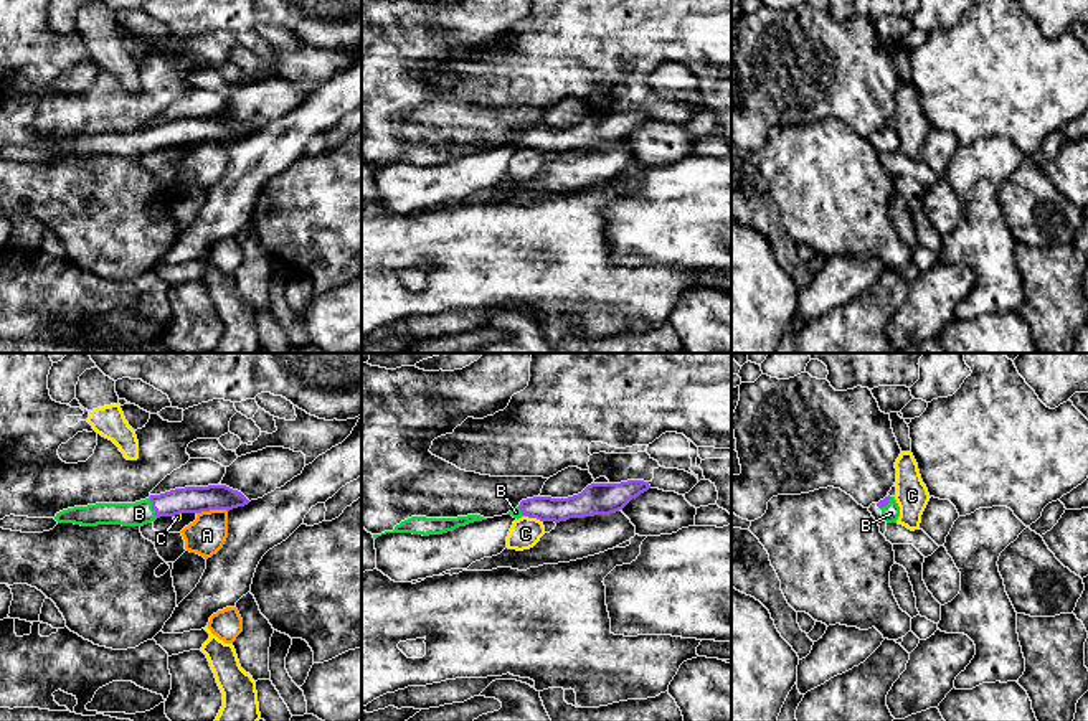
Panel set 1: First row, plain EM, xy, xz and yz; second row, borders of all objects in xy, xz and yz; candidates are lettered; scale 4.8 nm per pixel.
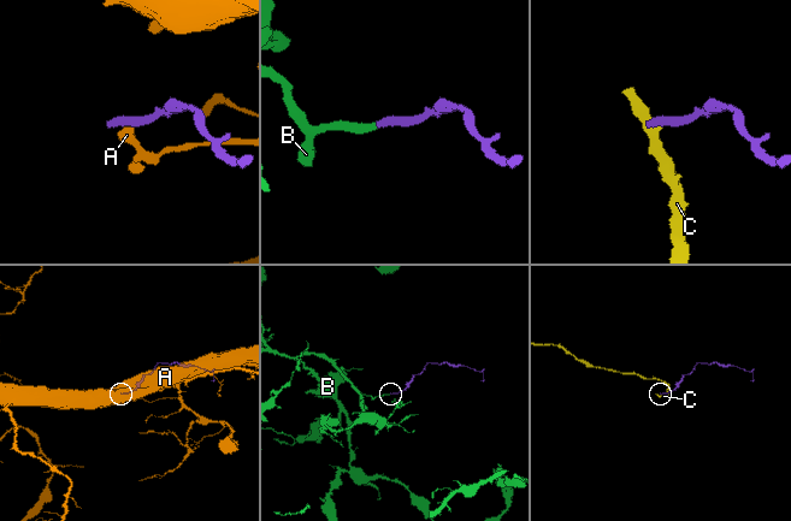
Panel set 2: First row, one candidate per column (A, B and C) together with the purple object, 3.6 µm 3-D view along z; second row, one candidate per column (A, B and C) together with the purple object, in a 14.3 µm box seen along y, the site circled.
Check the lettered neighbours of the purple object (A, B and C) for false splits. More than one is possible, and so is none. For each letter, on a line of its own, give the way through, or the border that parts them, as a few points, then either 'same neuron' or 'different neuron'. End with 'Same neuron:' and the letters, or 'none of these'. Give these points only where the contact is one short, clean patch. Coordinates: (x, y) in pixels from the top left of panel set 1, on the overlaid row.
A: border xy (227, 510), (202, 510), (197, 513); different neuron
B: way xy (190, 499), (152, 507), (139, 513); same neuron
C: border xz (524, 515), (542, 522); different neuron
Same neuron: B

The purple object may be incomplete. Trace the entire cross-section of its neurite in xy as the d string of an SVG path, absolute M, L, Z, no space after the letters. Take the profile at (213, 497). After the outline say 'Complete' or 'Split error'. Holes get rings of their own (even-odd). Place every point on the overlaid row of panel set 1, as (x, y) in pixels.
M226 485L185 487L160 495L150 495L135 503L96 503L68 508L56 513L54 520L58 523L74 523L81 526L144 526L160 516L210 510L229 511L248 503L249 500L241 492Z. Split error

